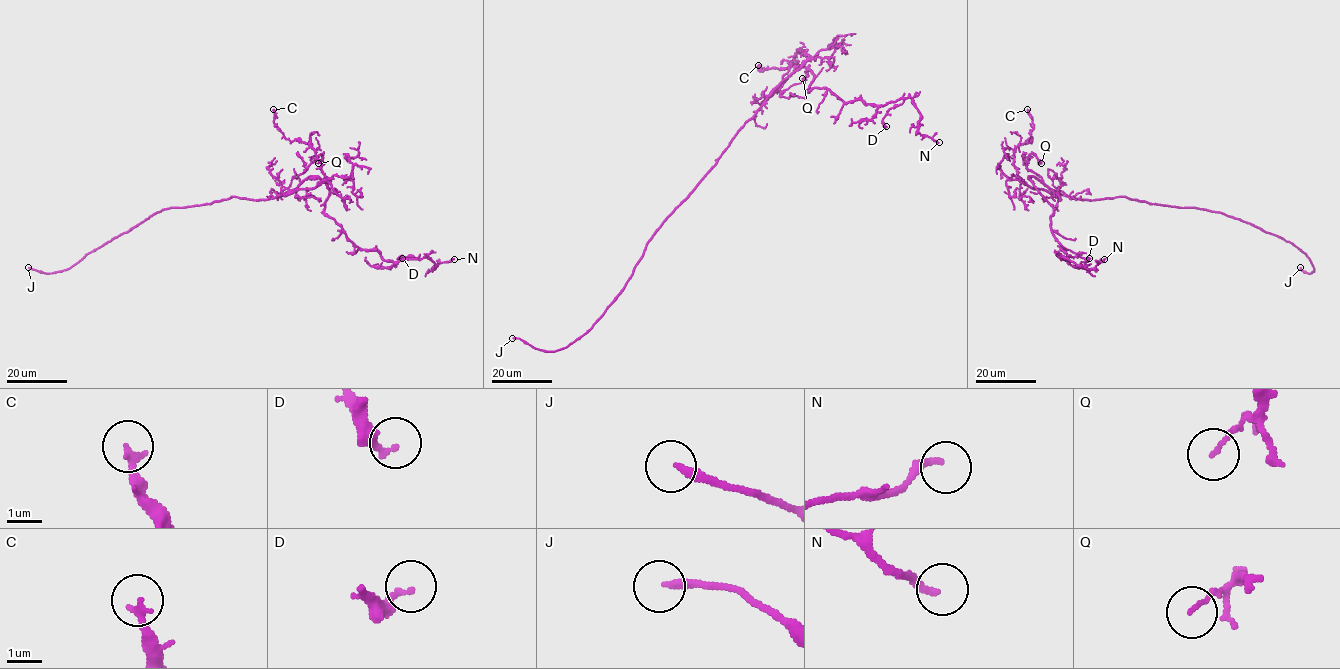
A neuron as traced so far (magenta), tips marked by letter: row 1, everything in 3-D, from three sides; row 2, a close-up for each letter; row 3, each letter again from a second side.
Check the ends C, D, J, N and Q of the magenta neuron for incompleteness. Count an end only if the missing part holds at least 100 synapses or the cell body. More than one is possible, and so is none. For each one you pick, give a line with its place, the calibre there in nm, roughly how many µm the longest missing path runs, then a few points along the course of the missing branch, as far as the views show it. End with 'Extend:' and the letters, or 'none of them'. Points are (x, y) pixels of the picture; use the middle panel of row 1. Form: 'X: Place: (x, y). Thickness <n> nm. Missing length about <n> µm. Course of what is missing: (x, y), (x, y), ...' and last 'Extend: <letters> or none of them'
J: Place: (512, 338). Thickness 220 nm. Missing length about 30 µm
Extend: J

